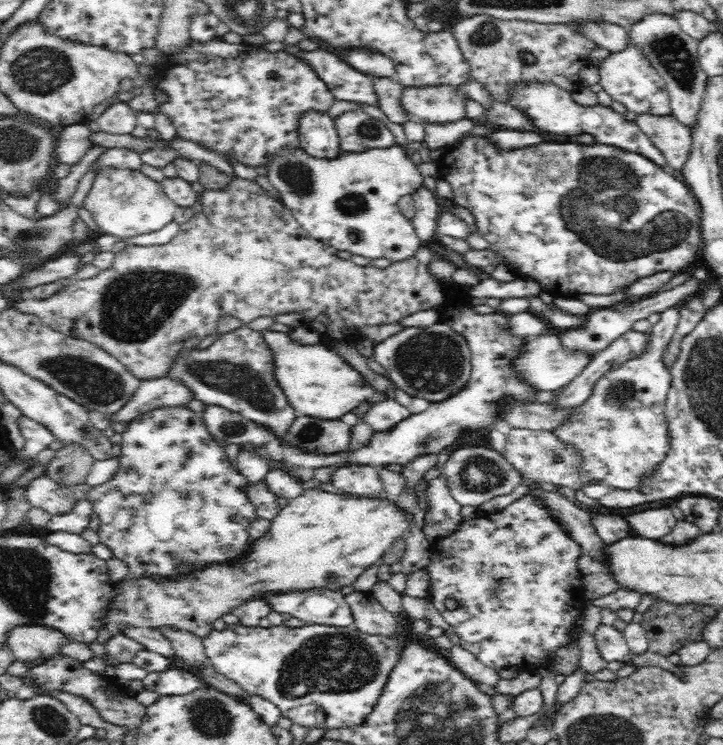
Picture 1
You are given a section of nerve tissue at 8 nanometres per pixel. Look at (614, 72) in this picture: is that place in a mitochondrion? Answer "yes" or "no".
no

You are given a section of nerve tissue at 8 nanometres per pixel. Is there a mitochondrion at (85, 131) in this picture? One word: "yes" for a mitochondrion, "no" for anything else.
no

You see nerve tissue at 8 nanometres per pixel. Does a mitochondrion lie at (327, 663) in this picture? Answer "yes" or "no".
yes

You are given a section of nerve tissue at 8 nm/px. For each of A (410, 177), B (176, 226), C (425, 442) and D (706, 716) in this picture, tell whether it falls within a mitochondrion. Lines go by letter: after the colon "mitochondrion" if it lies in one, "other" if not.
A: other
B: other
C: mitochondrion
D: other

